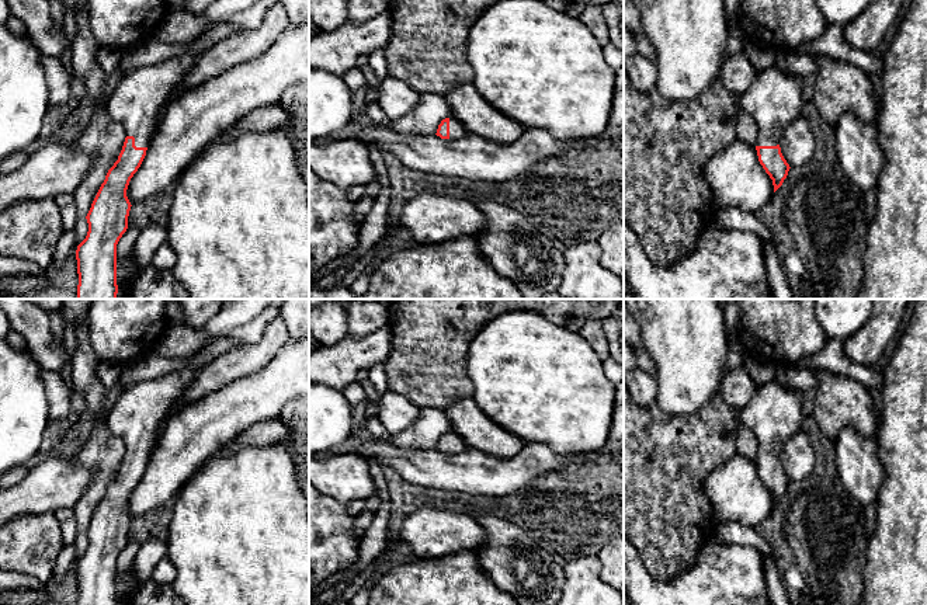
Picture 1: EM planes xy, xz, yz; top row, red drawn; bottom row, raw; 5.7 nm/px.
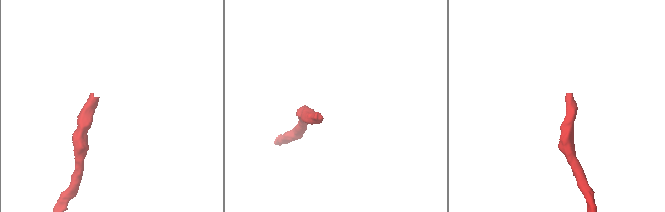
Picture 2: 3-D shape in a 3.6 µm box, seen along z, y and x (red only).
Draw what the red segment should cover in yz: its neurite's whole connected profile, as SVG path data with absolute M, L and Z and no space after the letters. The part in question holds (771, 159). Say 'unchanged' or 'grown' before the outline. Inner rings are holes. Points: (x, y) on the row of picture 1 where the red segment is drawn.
grown; M774 65L756 74L749 90L737 98L737 105L758 128L758 161L772 180L775 192L791 168L778 140L787 125L801 115L802 79Z

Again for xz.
grown; M449 117L441 121L435 135L440 136L441 139L455 140L465 136L466 131L458 119Z

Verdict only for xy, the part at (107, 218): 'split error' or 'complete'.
split error

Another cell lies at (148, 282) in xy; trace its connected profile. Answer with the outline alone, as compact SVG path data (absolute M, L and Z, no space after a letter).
M133 254L118 260L118 267L128 277L129 299L191 299L170 270L156 270L152 264L139 268Z

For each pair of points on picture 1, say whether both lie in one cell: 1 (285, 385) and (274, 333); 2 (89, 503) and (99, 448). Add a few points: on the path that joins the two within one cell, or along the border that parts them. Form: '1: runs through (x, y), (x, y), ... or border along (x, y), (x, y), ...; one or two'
1: border along (290, 338), (261, 368), (253, 372); two
2: runs through (96, 489), (101, 479), (101, 462); one

